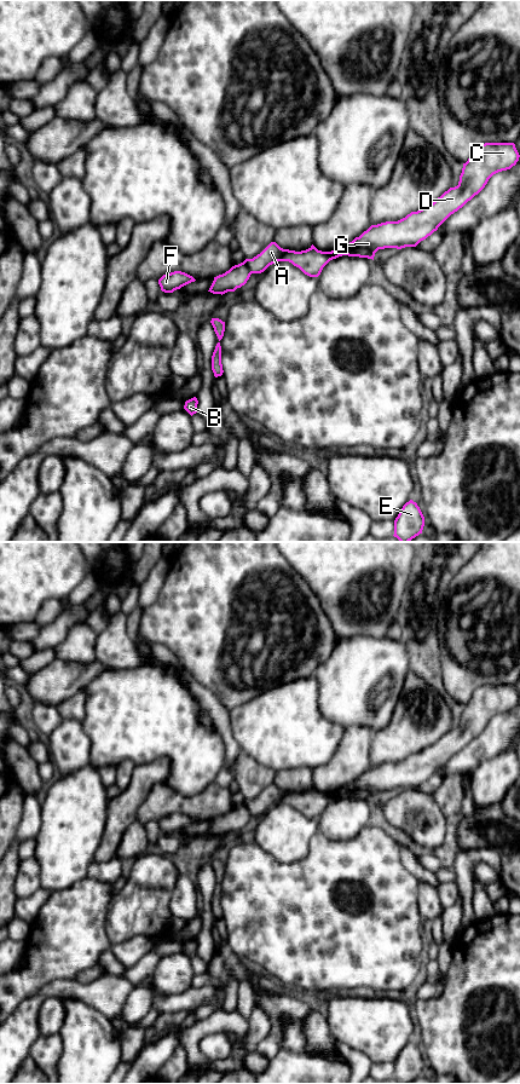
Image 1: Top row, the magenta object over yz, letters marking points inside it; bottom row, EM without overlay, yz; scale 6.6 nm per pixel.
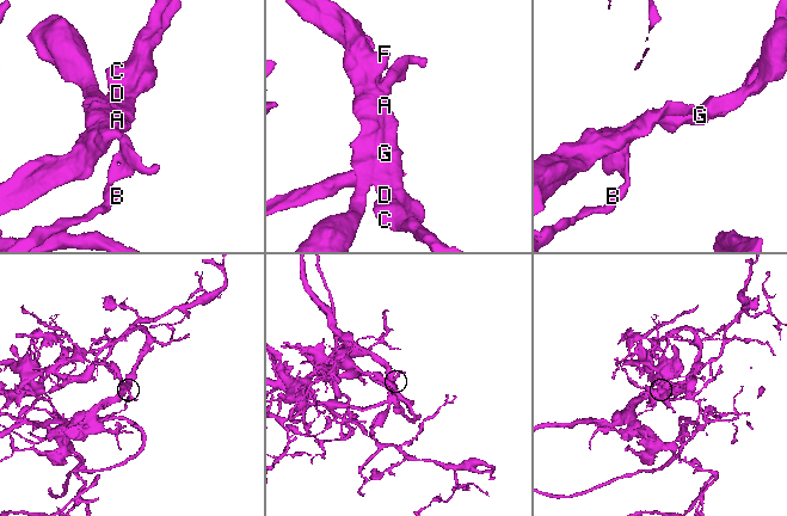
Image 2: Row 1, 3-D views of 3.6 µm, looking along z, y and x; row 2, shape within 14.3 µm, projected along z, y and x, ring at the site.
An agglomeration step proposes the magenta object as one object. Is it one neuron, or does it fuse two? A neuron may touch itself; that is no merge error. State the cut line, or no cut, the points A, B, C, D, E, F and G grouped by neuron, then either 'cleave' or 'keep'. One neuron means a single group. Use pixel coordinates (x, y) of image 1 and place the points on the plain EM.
cut in yz along (244, 802), (252, 814); A C D F G / B E; cleave

